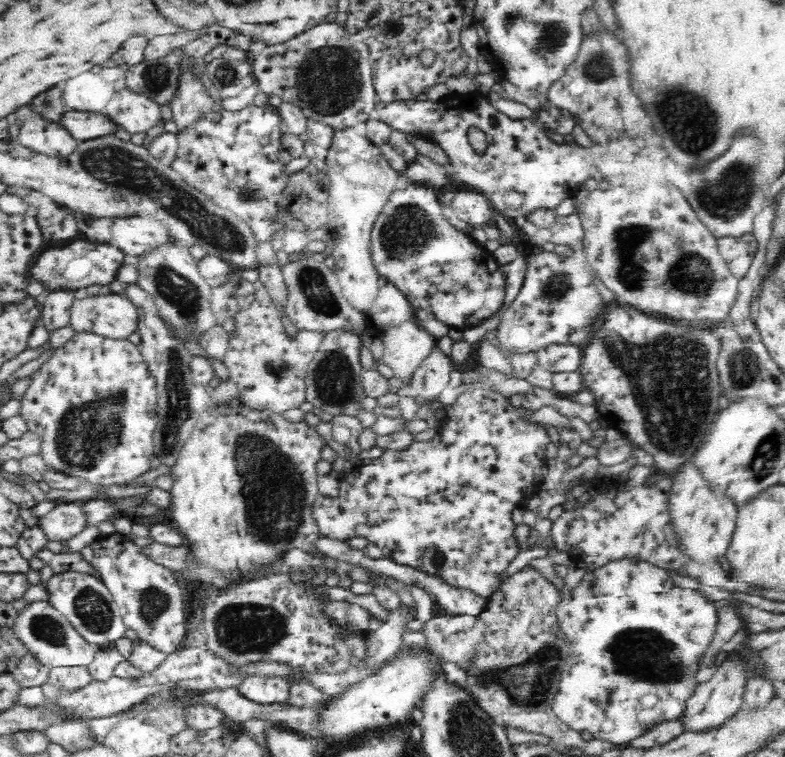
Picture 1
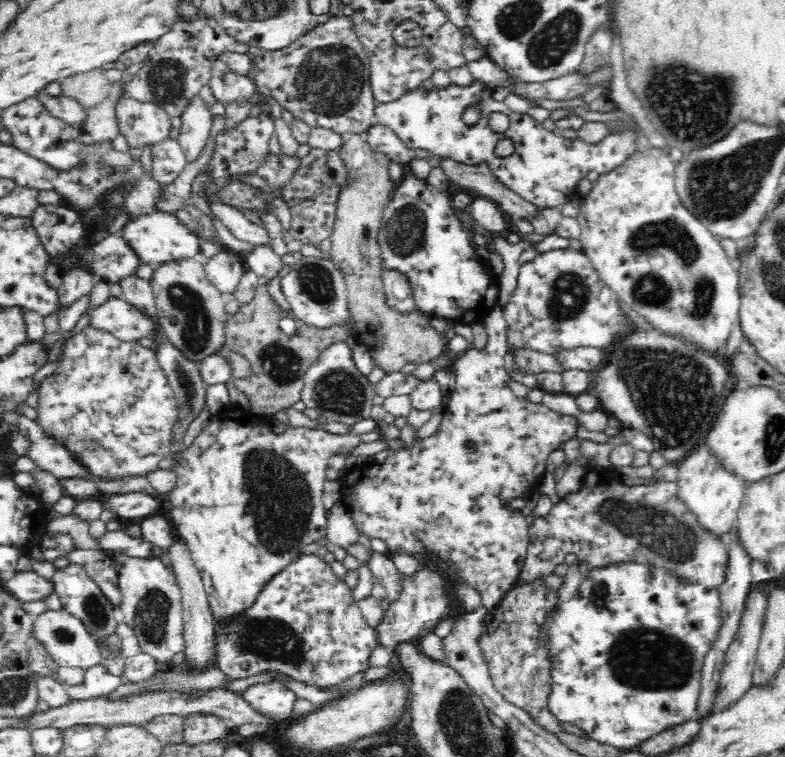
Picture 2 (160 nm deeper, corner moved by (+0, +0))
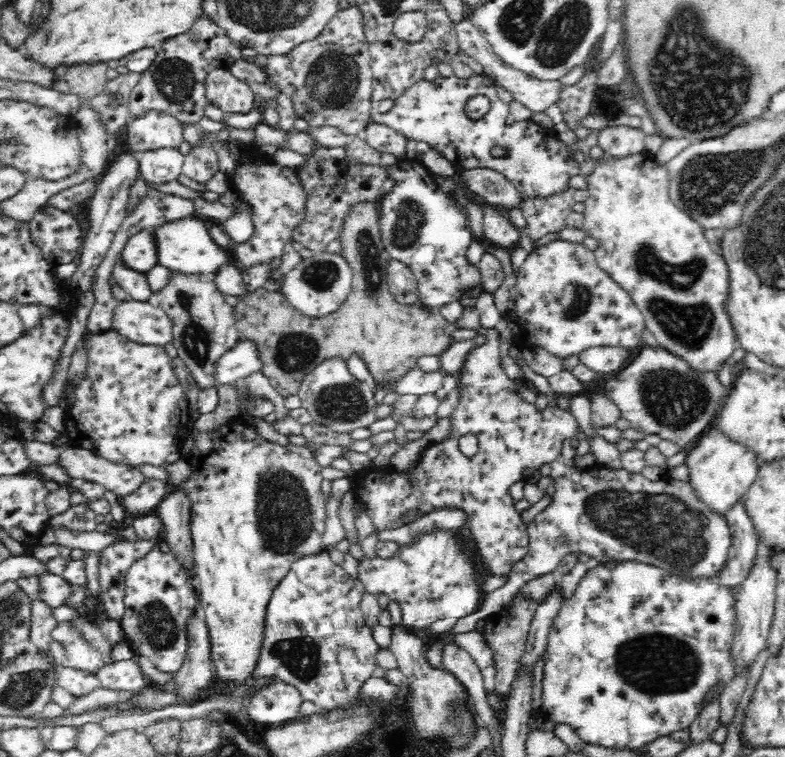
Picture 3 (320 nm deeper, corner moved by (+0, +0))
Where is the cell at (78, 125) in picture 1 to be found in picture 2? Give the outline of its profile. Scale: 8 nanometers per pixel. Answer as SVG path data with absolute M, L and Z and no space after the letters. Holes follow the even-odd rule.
M44 91L36 97L48 107L50 114L78 130L86 125L88 111L79 102L68 96L46 96Z

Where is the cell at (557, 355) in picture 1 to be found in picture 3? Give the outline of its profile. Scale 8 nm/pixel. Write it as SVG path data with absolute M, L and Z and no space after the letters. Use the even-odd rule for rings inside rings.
M612 346L612 347L592 347L583 351L580 351L578 353L578 360L580 363L582 363L586 368L593 370L593 372L602 372L602 373L610 373L610 372L614 372L614 371L618 371L620 370L620 368L622 368L626 362L628 362L628 360L630 360L631 356L632 356L632 352L630 352L630 354L628 354L628 352L626 352L626 350L631 350L631 349L627 349L624 347L618 347L618 346Z

